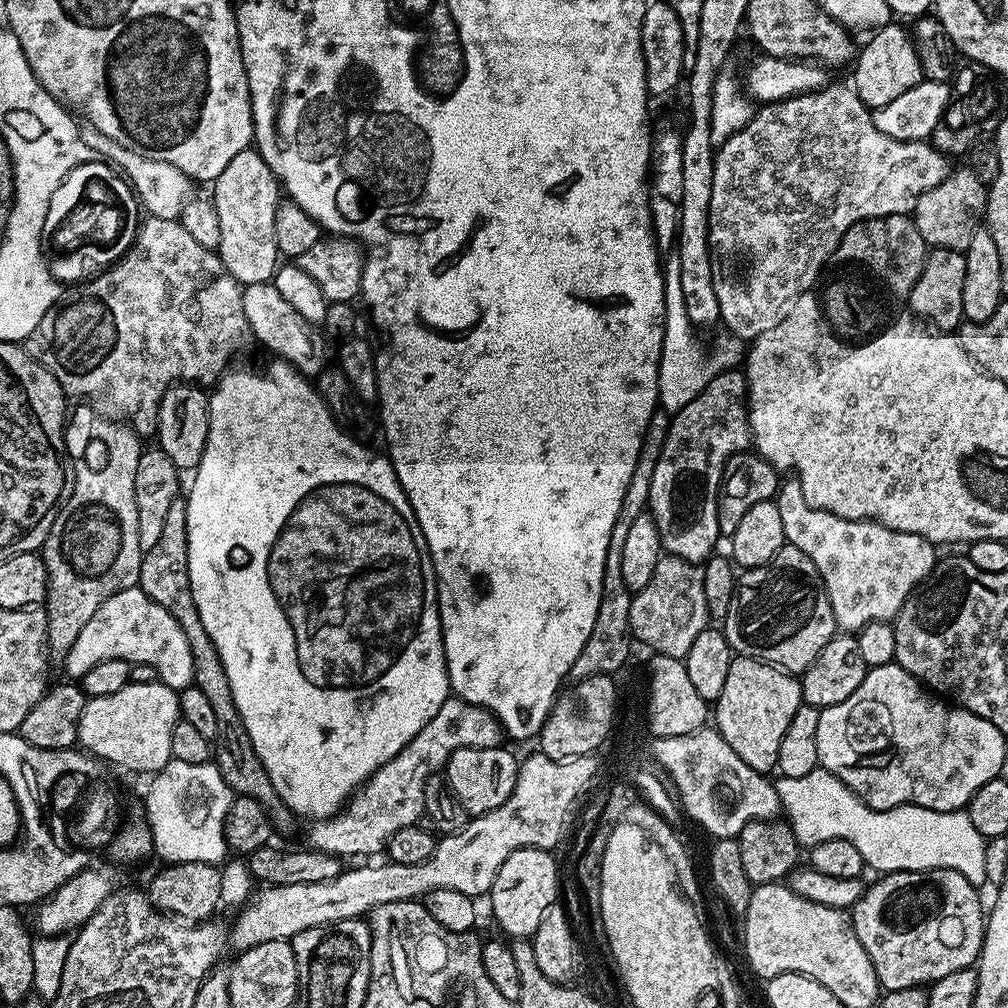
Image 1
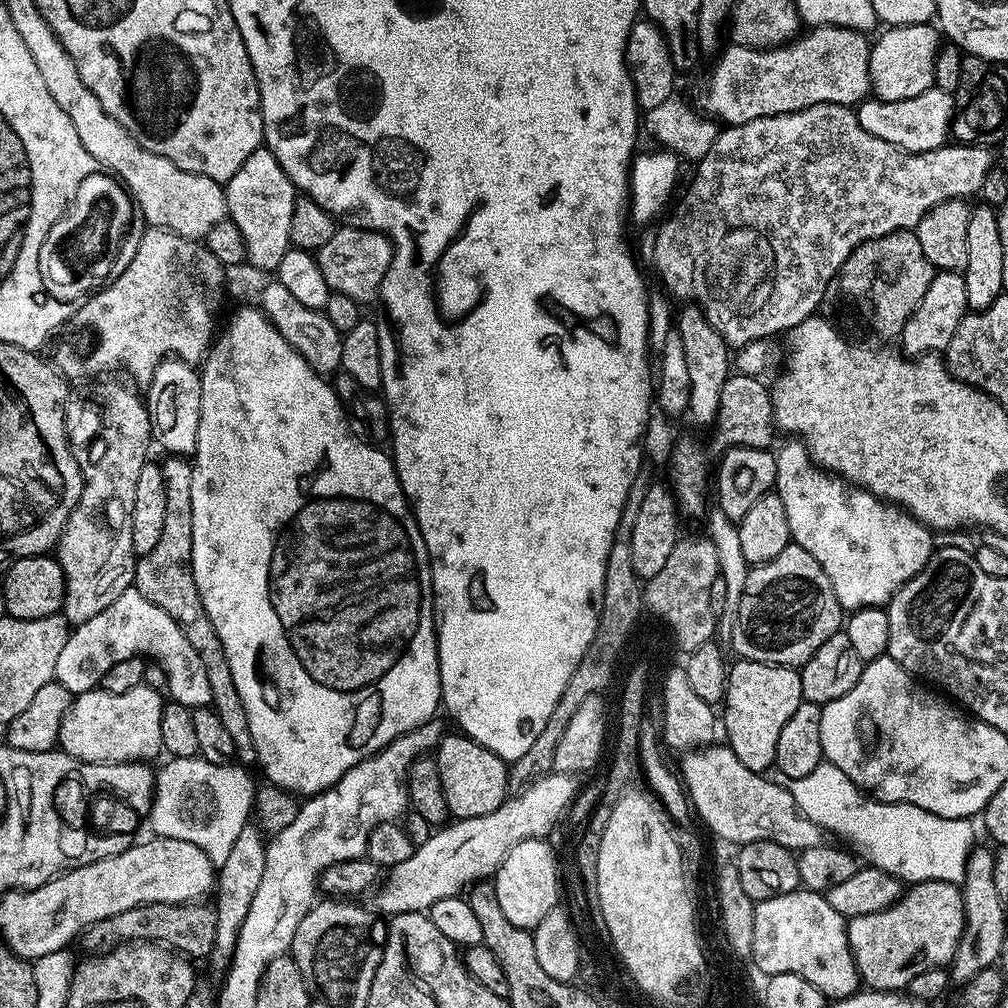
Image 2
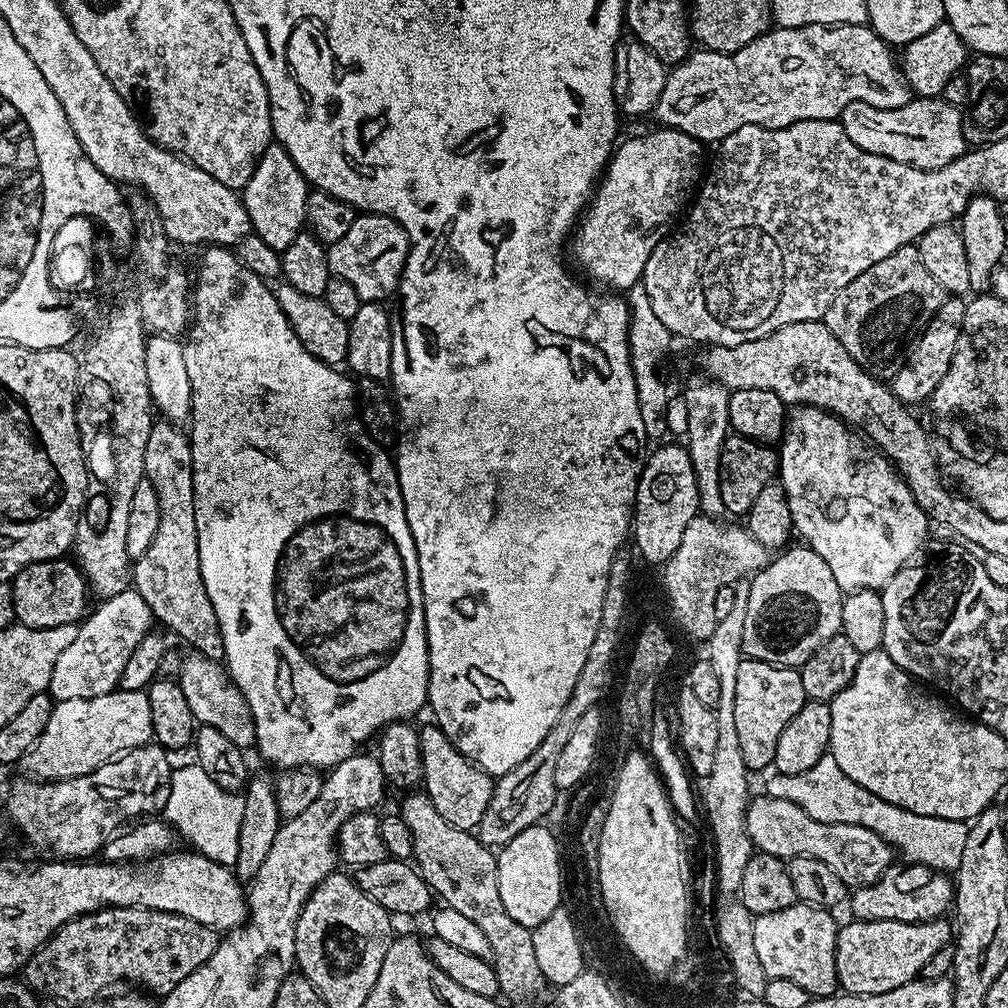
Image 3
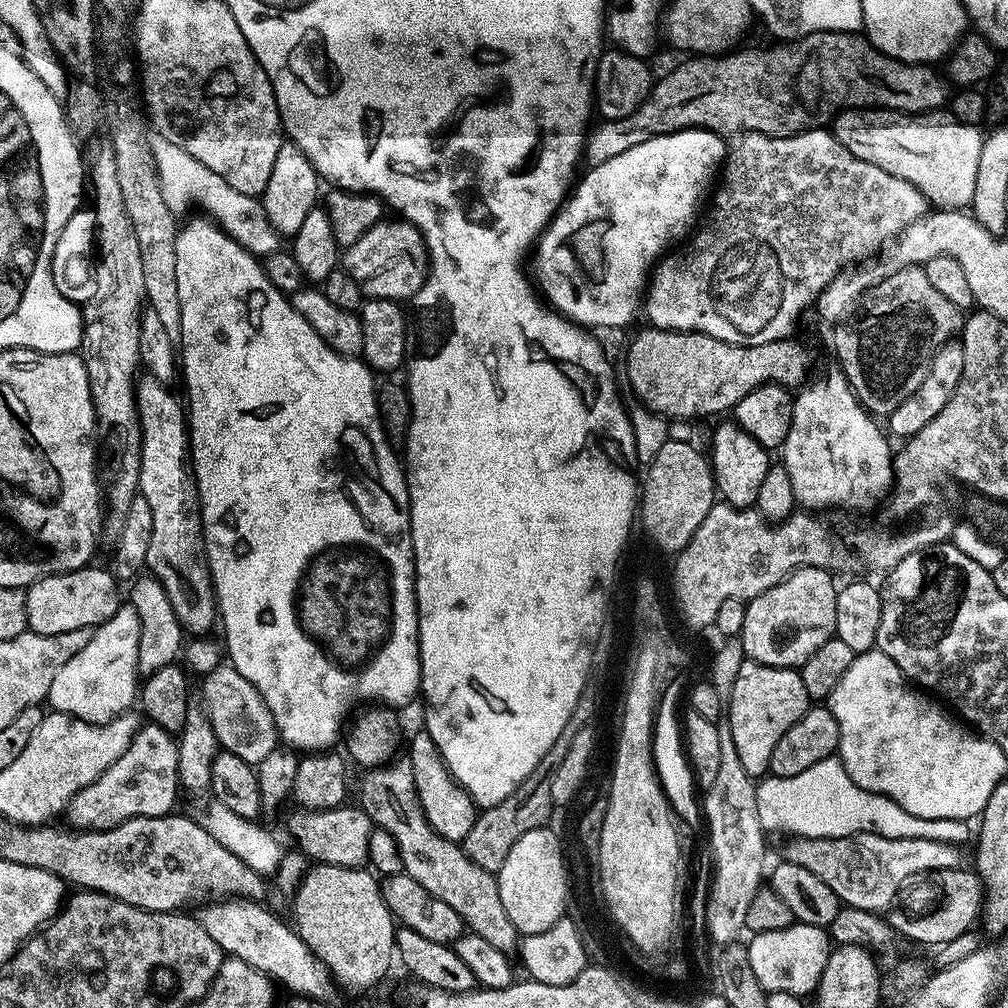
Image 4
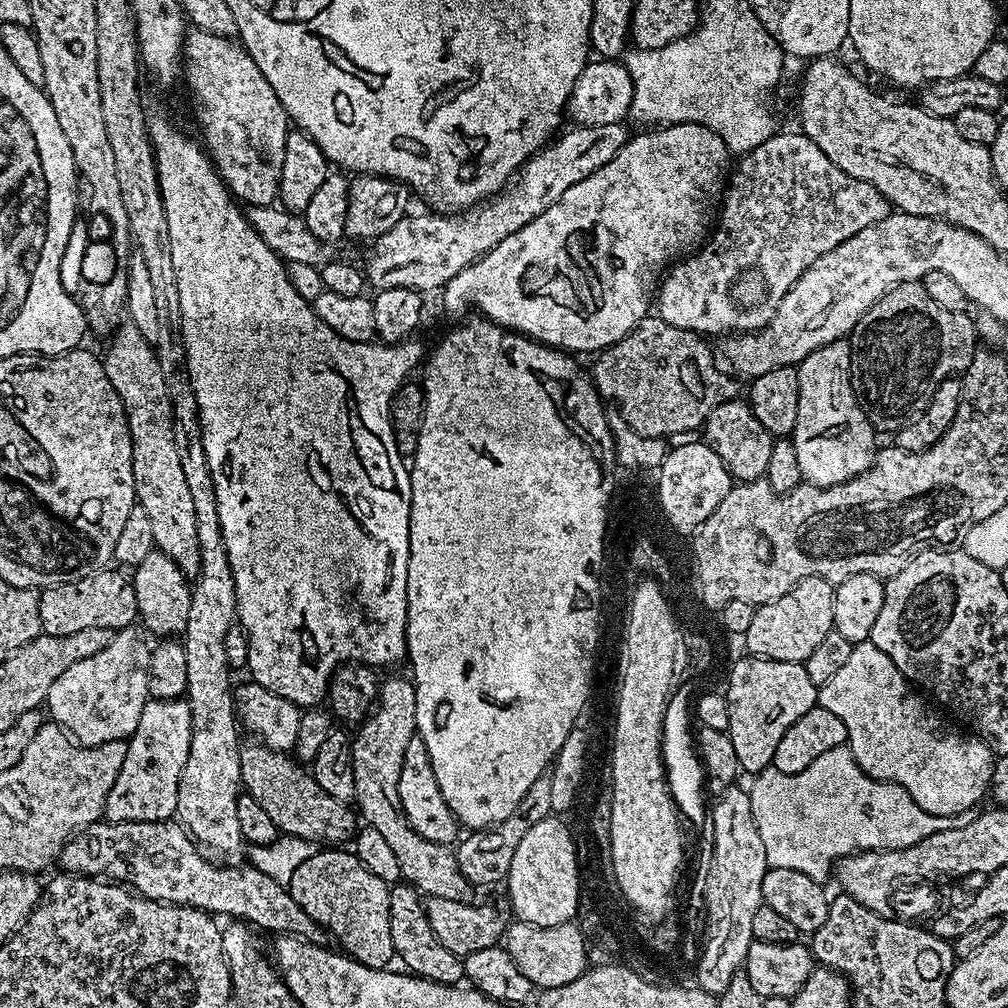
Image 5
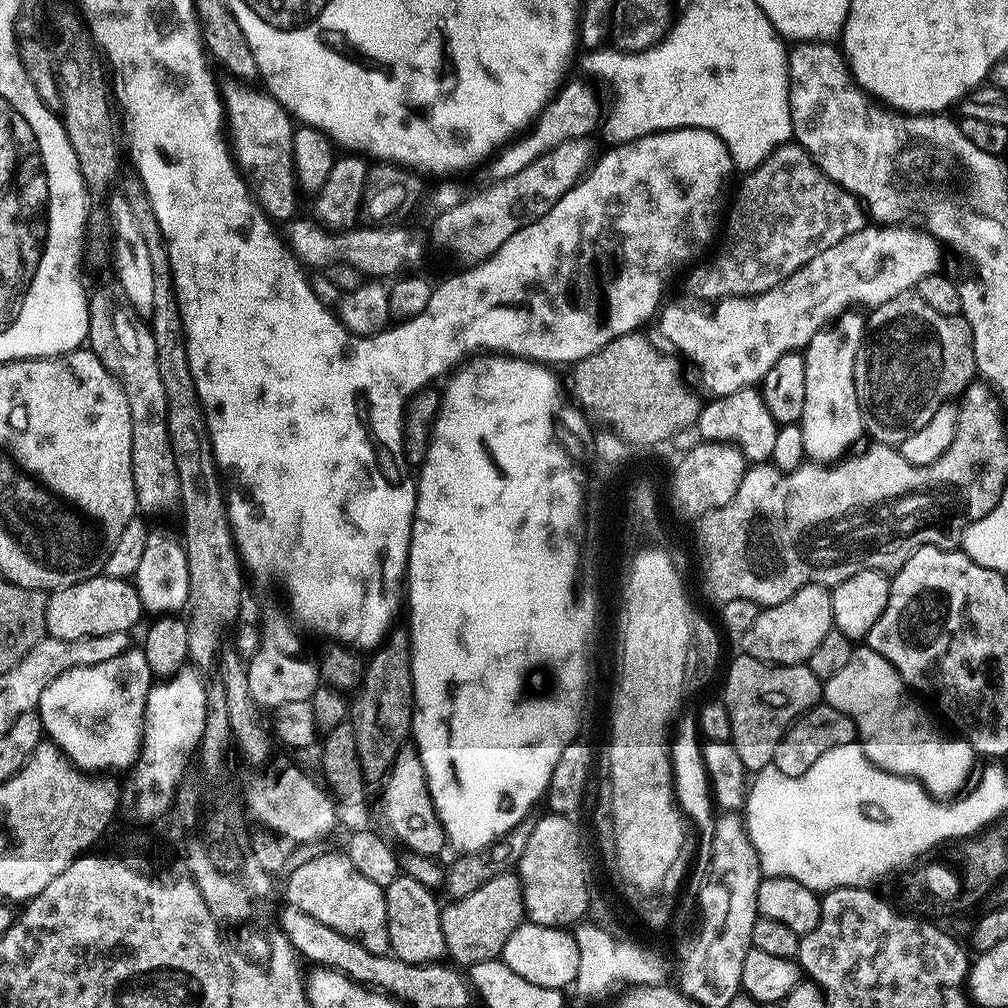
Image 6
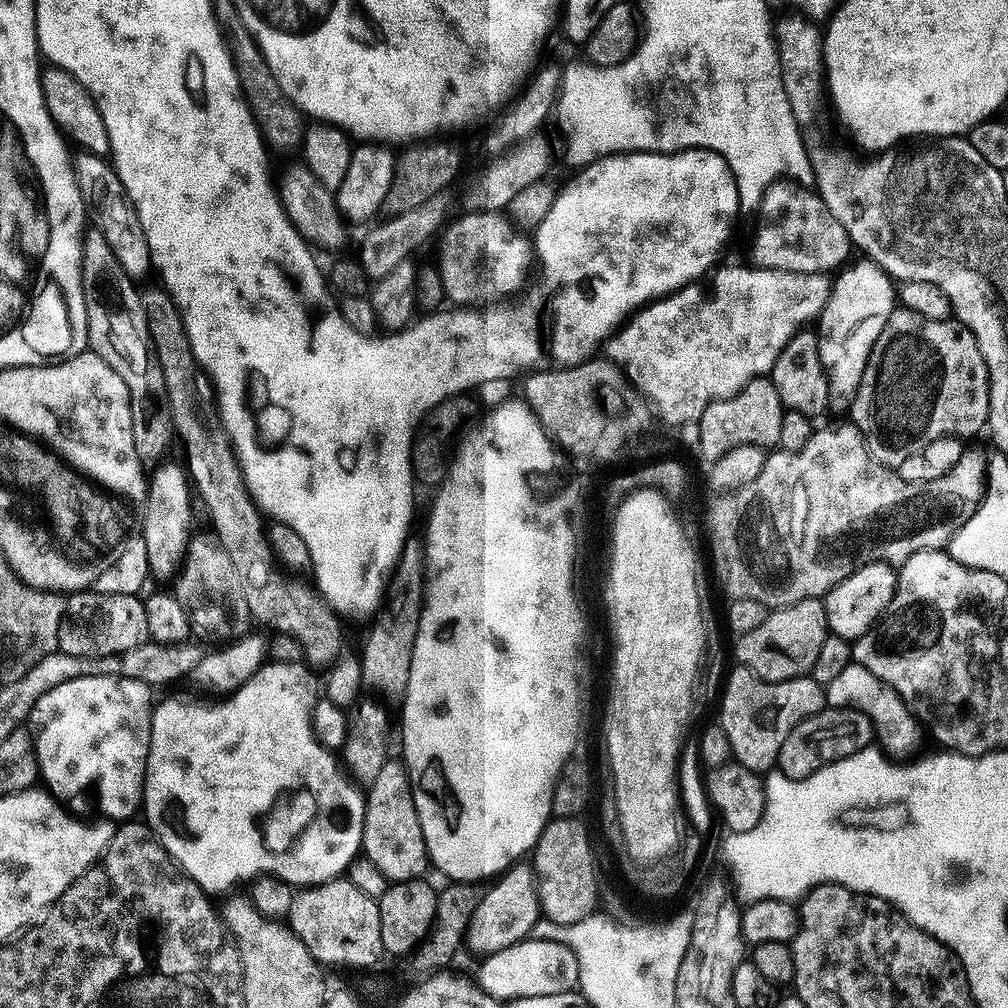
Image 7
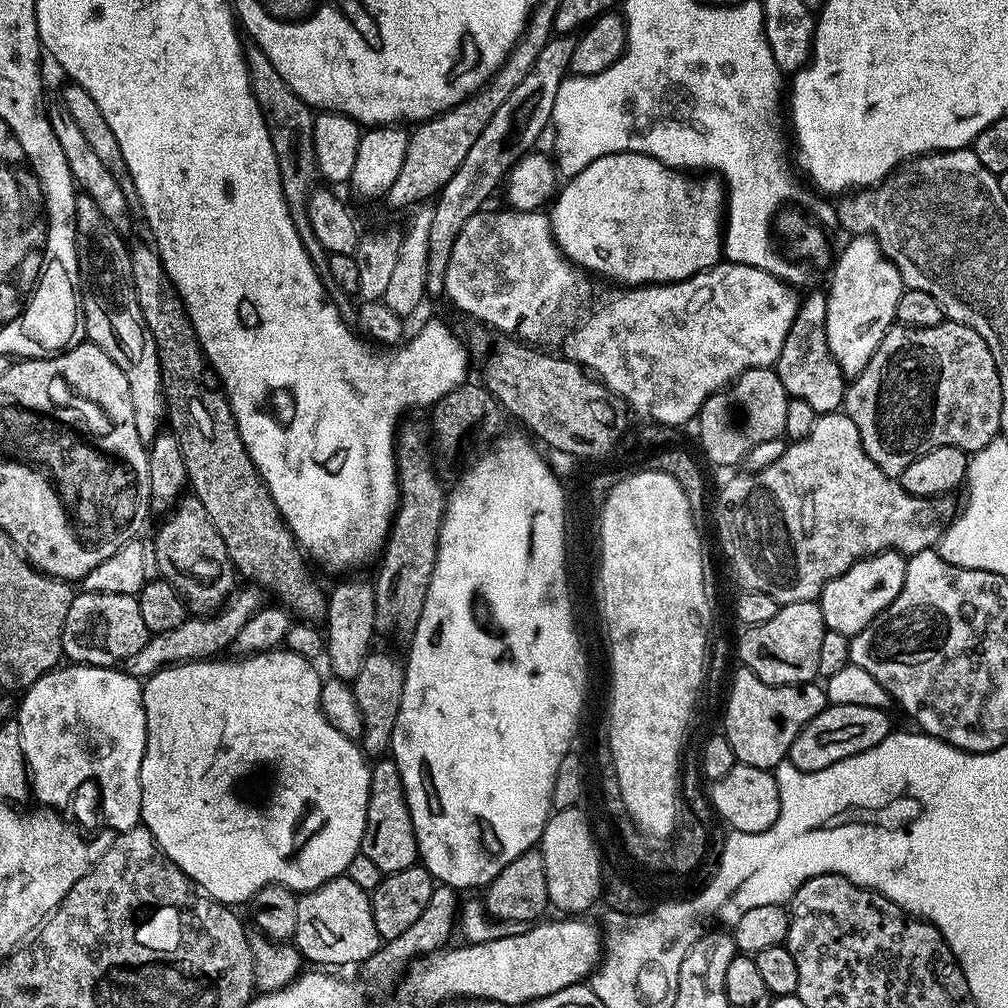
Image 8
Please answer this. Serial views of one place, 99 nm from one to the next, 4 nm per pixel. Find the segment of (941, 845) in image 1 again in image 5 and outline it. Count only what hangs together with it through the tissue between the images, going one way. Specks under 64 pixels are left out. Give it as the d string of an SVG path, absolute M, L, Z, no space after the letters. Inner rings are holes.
M847 746L826 750L826 754L822 754L822 758L814 758L814 762L810 762L810 766L806 766L806 770L802 770L793 776L782 774L778 769L769 766L753 780L756 781L753 782L752 788L750 787L750 795L752 797L752 809L754 810L754 822L758 826L758 834L762 834L762 846L766 846L766 858L769 865L774 868L798 870L802 874L821 882L827 881L827 876L829 878L834 865L841 857L849 856L857 850L912 847L919 839L926 838L927 835L934 834L936 831L942 831L950 824L949 817L935 816L926 810L922 810L922 806L918 806L914 802L914 798L910 798L910 794L906 794L906 790L902 786L888 784L885 780L876 780L874 777L866 775L858 766L858 762L852 756L852 751Z

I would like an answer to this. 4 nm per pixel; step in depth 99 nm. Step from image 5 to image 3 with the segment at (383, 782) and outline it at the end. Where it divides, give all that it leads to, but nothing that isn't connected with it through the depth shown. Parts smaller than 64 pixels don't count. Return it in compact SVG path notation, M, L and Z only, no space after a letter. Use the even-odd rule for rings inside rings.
M412 790L407 793L408 796L401 802L398 808L398 814L410 826L410 834L414 838L414 850L412 851L412 860L414 867L419 872L428 887L432 889L437 897L440 896L447 907L459 910L466 914L482 934L490 942L492 951L491 966L498 974L501 993L512 1000L528 1000L531 996L536 996L540 992L540 987L545 987L546 981L538 970L538 954L534 954L534 942L532 941L532 929L522 926L522 922L514 922L510 914L506 914L506 906L502 906L502 894L498 894L498 866L496 865L497 853L488 848L472 832L458 830L458 826L450 826L438 810L434 810L434 802L430 802L428 793L423 790Z

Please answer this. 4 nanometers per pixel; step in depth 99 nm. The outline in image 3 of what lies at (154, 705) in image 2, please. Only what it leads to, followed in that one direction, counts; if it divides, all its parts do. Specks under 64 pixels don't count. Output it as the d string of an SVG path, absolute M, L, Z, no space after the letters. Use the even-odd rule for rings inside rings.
M147 691L102 694L98 698L70 698L53 703L50 722L38 742L24 755L22 768L41 782L78 778L98 770L124 753L152 740Z

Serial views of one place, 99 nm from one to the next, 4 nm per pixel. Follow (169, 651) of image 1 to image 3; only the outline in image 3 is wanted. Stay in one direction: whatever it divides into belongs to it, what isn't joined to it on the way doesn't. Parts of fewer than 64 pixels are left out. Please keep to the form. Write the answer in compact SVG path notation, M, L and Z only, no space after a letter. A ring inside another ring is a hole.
M135 590L114 594L101 599L97 604L100 605L96 609L93 607L83 617L78 627L78 638L74 638L74 642L70 642L70 646L66 646L66 650L58 654L58 662L54 662L54 674L50 674L48 683L48 692L53 701L70 698L98 698L102 694L117 691L122 678L122 669L126 667L134 646L138 646L138 642L142 642L142 638L146 638L146 634L153 631L152 607L142 598L142 594L138 594ZM189 651L187 655L180 664L178 683L182 686L182 694L186 694L186 703L189 704L197 725L214 726L214 730L226 734L234 746L243 750L251 749L256 743L254 718L246 698L229 676L227 667L221 661L206 658L201 652Z

